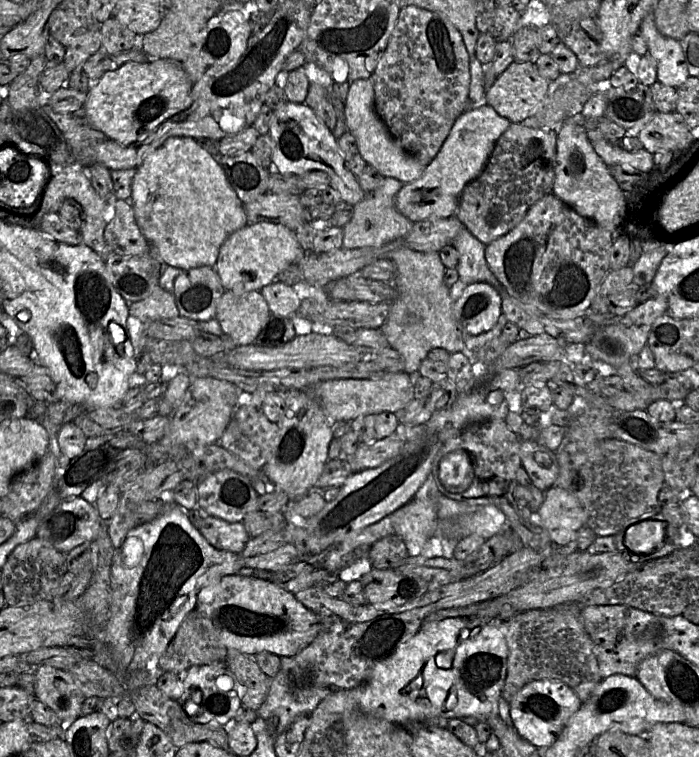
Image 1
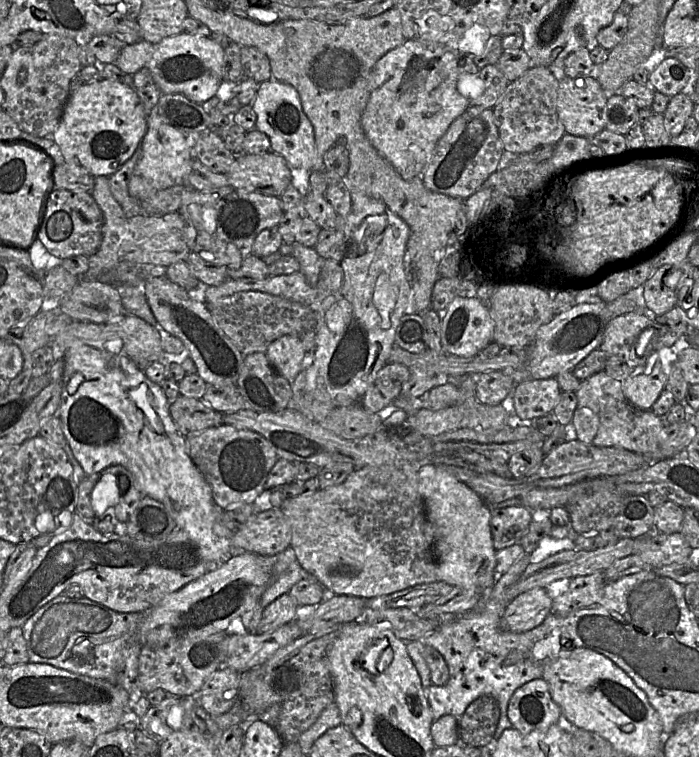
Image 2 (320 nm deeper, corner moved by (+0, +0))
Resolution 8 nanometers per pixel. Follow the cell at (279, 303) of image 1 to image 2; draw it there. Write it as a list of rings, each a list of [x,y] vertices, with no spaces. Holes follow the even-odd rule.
[[[284,335],[271,342],[265,354],[273,368],[290,382],[304,370],[305,349],[298,335]]]

